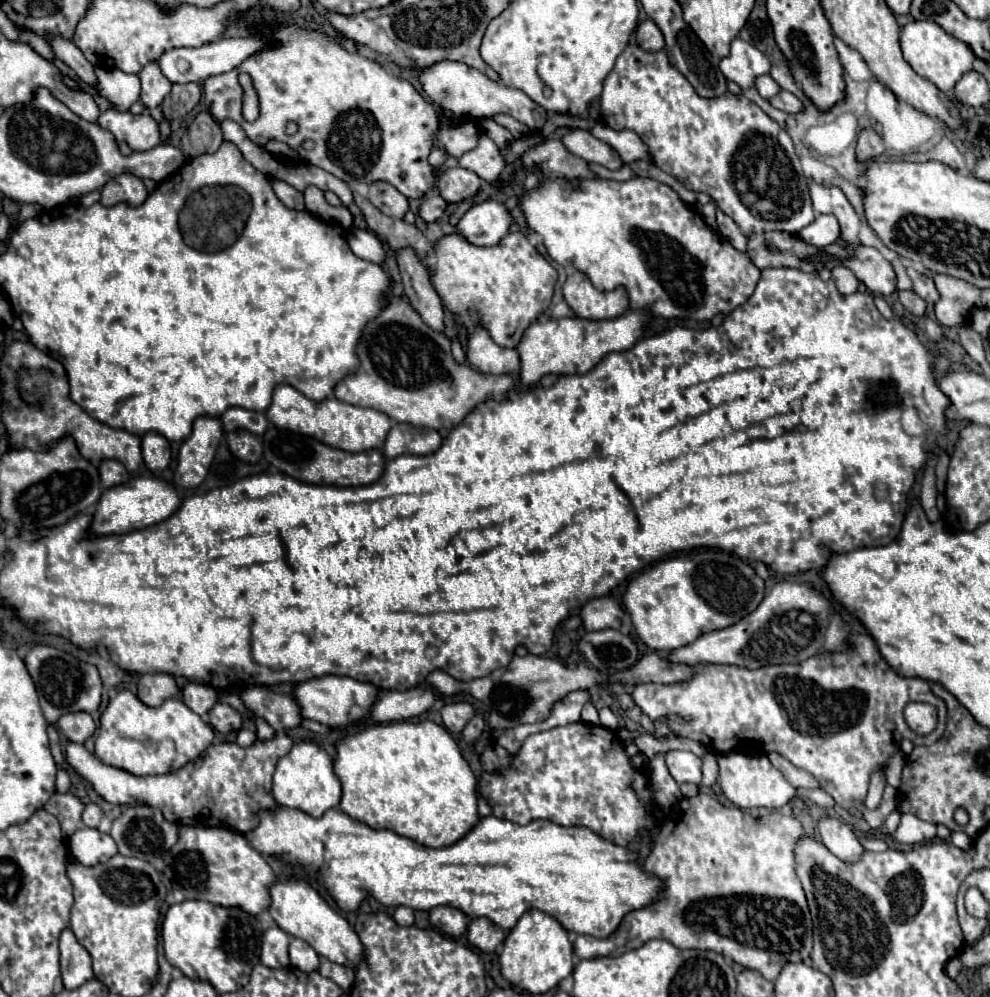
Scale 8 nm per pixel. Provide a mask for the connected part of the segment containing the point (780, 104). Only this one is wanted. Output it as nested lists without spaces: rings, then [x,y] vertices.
[[[781,90],[781,92],[771,100],[771,104],[773,104],[775,108],[787,112],[787,114],[799,114],[799,112],[805,110],[803,102],[801,102],[795,94],[791,94],[791,92],[787,92],[787,90]]]

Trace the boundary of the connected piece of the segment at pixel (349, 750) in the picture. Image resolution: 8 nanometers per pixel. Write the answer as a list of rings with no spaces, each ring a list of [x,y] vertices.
[[[421,720],[421,722],[383,722],[383,724],[375,724],[375,726],[369,726],[365,730],[359,730],[347,738],[343,738],[339,744],[337,744],[337,754],[333,758],[333,770],[341,782],[341,804],[339,808],[351,816],[353,820],[357,822],[363,822],[367,824],[369,828],[373,830],[393,830],[395,834],[401,834],[405,838],[413,838],[415,842],[423,844],[423,846],[431,846],[431,848],[443,848],[443,846],[451,846],[453,842],[457,842],[459,838],[463,838],[479,820],[477,816],[477,780],[469,768],[469,764],[463,760],[461,752],[459,752],[459,746],[455,744],[455,740],[451,738],[451,734],[437,726],[435,722],[431,720]]]

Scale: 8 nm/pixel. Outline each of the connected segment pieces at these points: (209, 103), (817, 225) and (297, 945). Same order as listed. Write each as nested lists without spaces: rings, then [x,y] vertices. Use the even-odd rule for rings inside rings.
[[[289,24],[279,28],[263,26],[259,28],[259,32],[265,38],[281,38],[281,46],[269,46],[269,50],[261,50],[261,54],[253,54],[253,58],[247,58],[241,66],[225,74],[207,78],[203,82],[203,102],[215,120],[237,122],[245,130],[247,138],[261,148],[265,148],[267,140],[271,138],[285,142],[299,152],[303,162],[319,166],[347,184],[351,182],[373,184],[377,180],[383,180],[393,184],[407,198],[423,198],[433,190],[435,174],[427,162],[427,156],[431,152],[431,138],[433,132],[437,130],[439,118],[435,108],[423,100],[423,96],[413,88],[409,80],[389,74],[375,60],[369,60],[357,52],[347,52],[335,42],[335,38],[319,30],[309,30],[309,28],[299,28],[295,24]],[[239,72],[247,72],[253,78],[253,88],[259,98],[259,118],[255,122],[247,122],[241,114],[243,88],[237,80]],[[287,122],[297,124],[297,134],[289,136],[285,132]],[[303,140],[313,140],[313,148],[303,150],[301,148]]]
[[[817,216],[809,226],[799,230],[799,236],[811,246],[827,246],[839,238],[839,224],[835,216]]]
[[[293,938],[291,940],[291,946],[289,946],[289,958],[291,958],[291,964],[303,972],[313,972],[313,970],[319,970],[319,964],[321,964],[321,958],[319,954],[301,938]]]

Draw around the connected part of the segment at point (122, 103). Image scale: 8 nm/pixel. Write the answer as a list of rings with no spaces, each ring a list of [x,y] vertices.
[[[95,66],[97,96],[105,98],[113,110],[129,112],[131,104],[139,100],[141,80],[137,74],[125,74],[123,70],[105,70]]]

